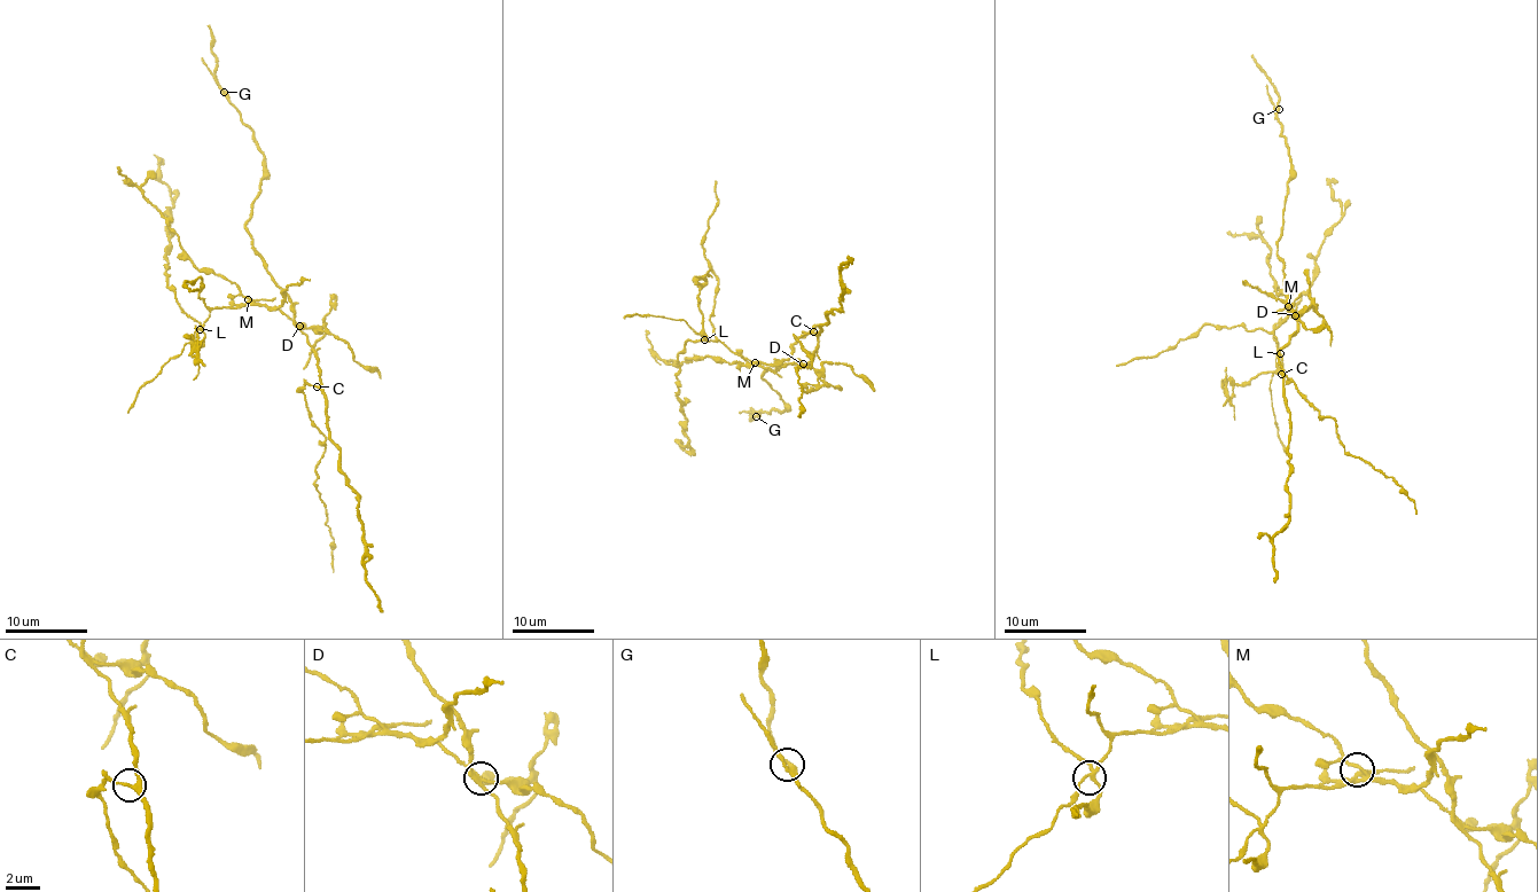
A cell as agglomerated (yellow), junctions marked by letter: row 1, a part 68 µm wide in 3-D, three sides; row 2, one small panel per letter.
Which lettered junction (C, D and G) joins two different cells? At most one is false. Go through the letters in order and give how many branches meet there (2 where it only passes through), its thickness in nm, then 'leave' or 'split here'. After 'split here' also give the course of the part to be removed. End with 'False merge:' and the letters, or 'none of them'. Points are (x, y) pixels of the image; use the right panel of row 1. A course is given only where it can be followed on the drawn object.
C: 3 | 240 nm | leave
D: 4 | 240 nm | split here | (1295, 315), (1291, 305), (1278, 347), (1274, 323), (1310, 286), (1340, 219), (1326, 179)
G: 3 | 240 nm | leave
False merge: D

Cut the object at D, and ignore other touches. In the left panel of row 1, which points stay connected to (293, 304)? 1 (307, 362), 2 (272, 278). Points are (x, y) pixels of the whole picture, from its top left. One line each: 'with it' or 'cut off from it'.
1: cut off from it
2: with it

